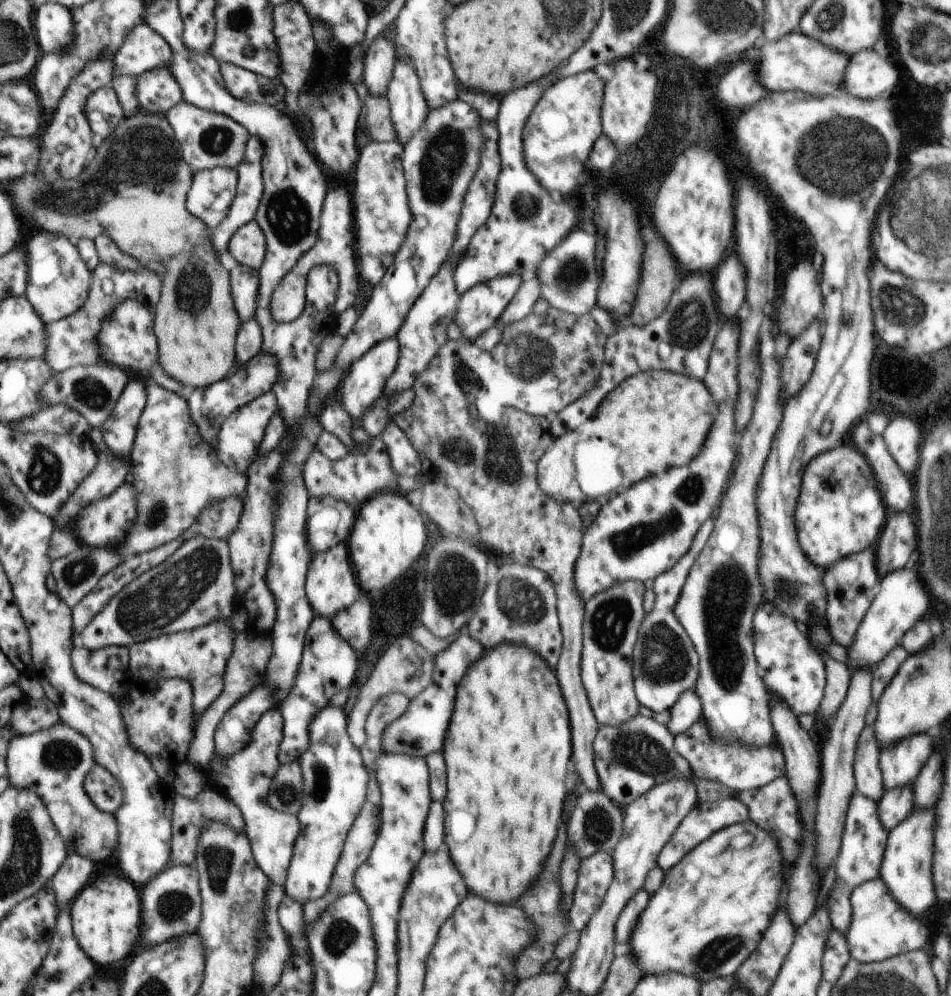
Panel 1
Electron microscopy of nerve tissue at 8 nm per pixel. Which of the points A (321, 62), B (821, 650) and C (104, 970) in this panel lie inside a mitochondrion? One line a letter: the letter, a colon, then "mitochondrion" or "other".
A: other
B: other
C: other

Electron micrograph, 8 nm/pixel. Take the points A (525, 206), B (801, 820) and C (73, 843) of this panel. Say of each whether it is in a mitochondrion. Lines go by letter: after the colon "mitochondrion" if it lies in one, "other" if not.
A: mitochondrion
B: other
C: other

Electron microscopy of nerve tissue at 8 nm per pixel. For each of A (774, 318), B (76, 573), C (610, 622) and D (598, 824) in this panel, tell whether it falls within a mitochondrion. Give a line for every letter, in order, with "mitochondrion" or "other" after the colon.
A: other
B: mitochondrion
C: mitochondrion
D: mitochondrion

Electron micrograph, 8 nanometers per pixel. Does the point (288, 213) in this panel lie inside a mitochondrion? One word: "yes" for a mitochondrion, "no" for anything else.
yes

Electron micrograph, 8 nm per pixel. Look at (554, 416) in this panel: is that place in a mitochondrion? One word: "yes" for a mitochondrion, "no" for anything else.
no

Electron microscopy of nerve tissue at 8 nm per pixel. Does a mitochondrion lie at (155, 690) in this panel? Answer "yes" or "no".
no

